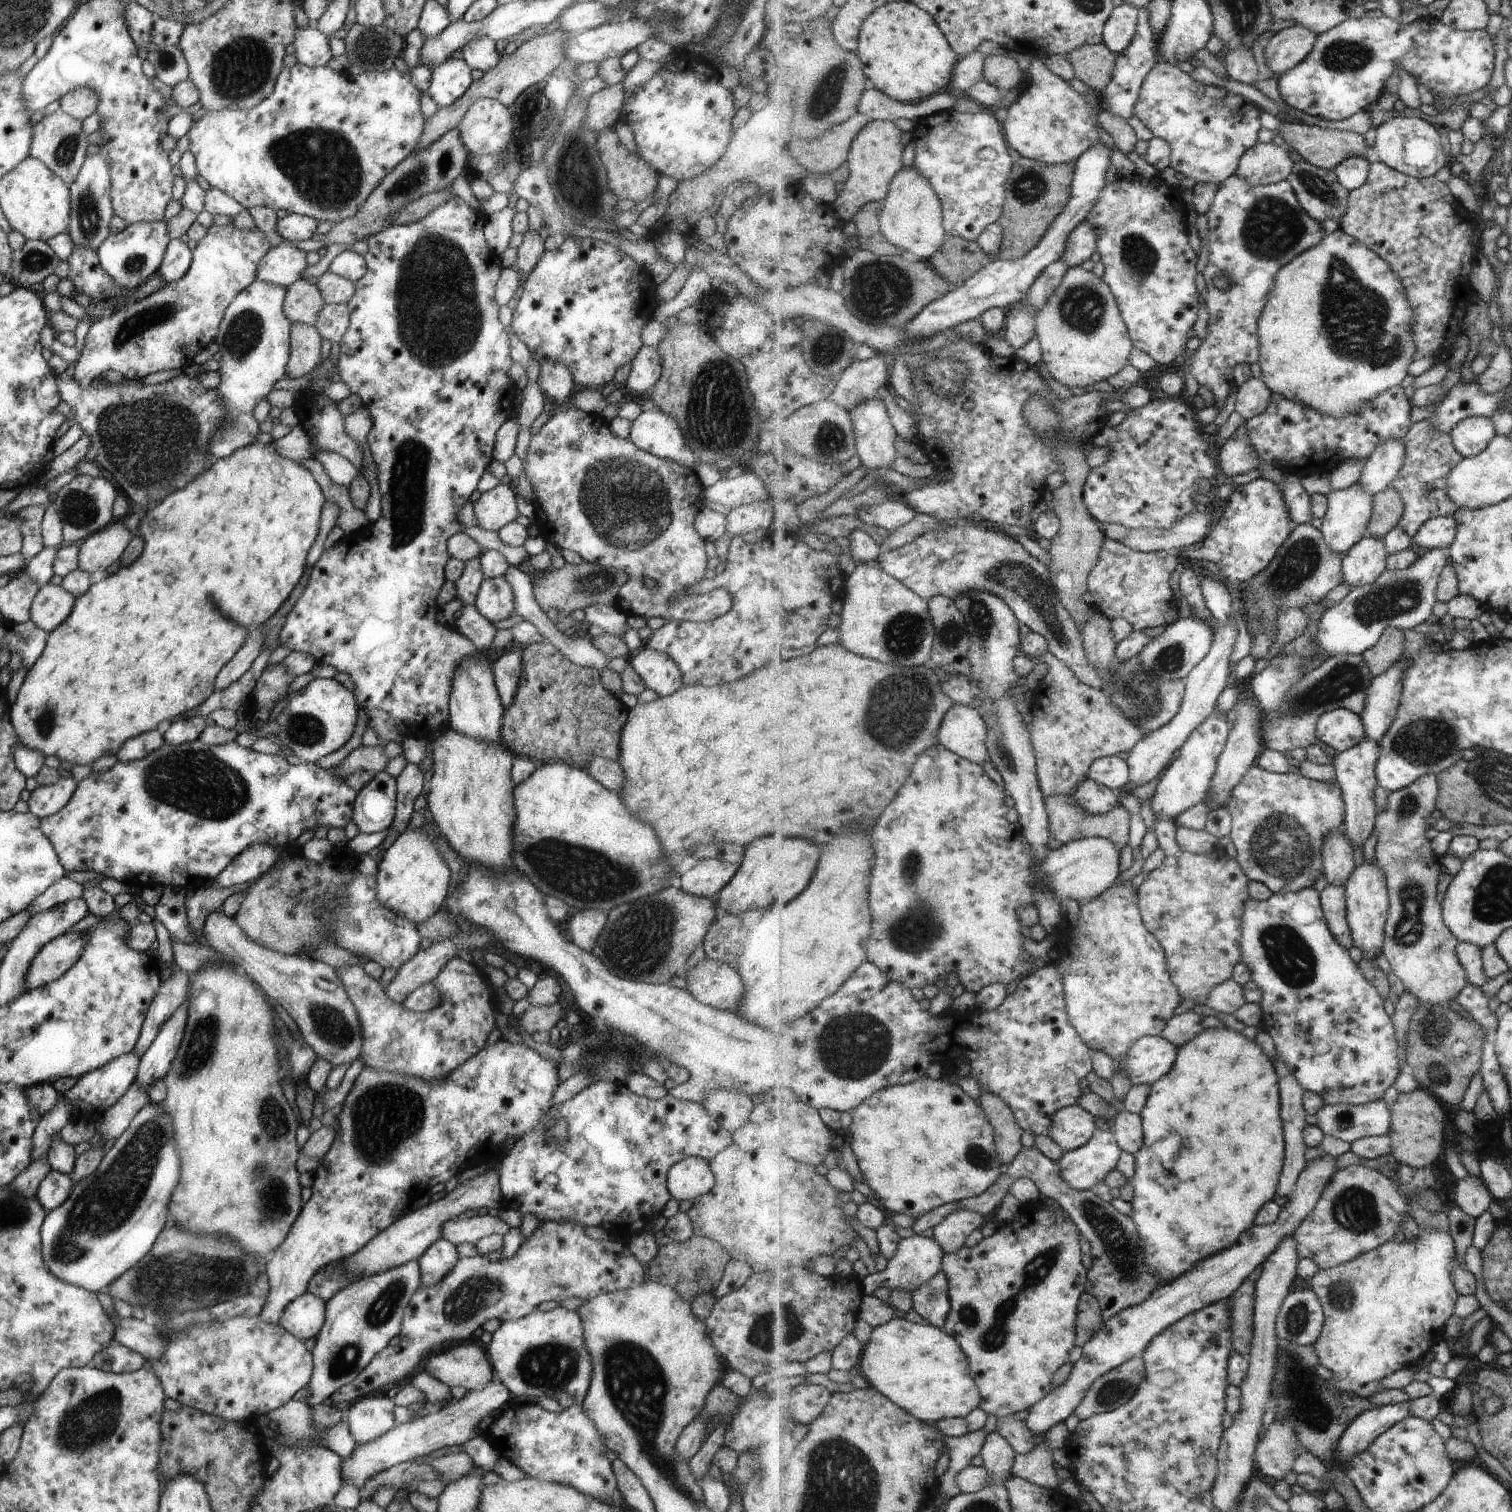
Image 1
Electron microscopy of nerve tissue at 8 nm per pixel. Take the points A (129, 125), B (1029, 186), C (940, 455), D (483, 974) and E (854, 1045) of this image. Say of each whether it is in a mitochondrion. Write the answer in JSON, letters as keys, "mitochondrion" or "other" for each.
{"A":"other","B":"mitochondrion","C":"other","D":"other","E":"mitochondrion"}

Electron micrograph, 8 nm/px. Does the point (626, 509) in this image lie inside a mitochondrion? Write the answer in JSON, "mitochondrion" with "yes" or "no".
{"mitochondrion":"yes"}

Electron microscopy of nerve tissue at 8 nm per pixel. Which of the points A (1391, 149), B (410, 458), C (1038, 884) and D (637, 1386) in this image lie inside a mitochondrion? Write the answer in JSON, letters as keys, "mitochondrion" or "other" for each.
{"A":"other","B":"mitochondrion","C":"other","D":"mitochondrion"}

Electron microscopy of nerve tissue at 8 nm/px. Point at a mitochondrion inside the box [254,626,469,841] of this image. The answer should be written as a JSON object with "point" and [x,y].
{"point":[305,730]}

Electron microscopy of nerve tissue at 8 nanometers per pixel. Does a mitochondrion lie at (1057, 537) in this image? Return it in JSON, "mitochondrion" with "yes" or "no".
{"mitochondrion":"no"}

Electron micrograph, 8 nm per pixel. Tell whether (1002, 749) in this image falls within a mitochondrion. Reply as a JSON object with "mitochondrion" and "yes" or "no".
{"mitochondrion":"yes"}

